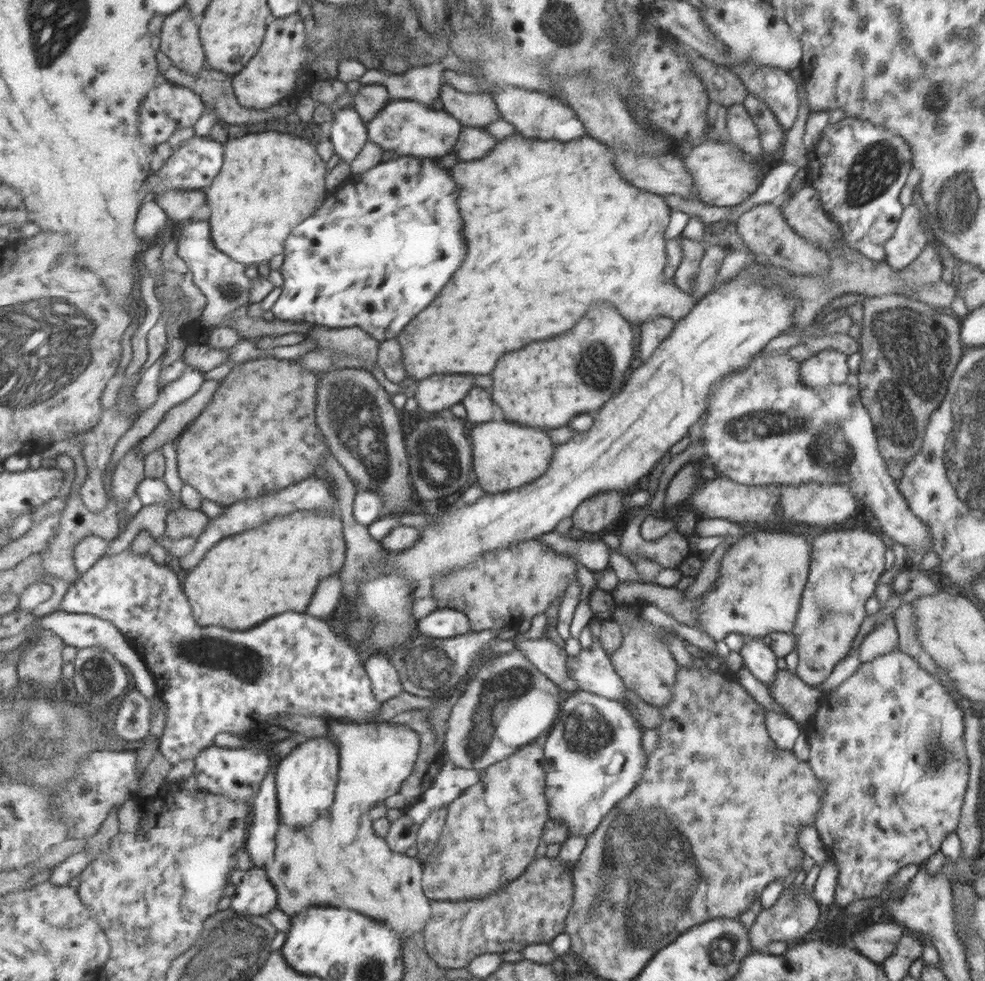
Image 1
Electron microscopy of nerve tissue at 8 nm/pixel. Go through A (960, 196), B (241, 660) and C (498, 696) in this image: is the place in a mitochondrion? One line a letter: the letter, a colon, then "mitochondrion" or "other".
A: mitochondrion
B: mitochondrion
C: mitochondrion

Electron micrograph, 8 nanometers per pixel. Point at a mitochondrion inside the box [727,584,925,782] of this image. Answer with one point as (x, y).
(825, 619)

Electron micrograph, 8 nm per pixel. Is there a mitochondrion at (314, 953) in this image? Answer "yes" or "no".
no

